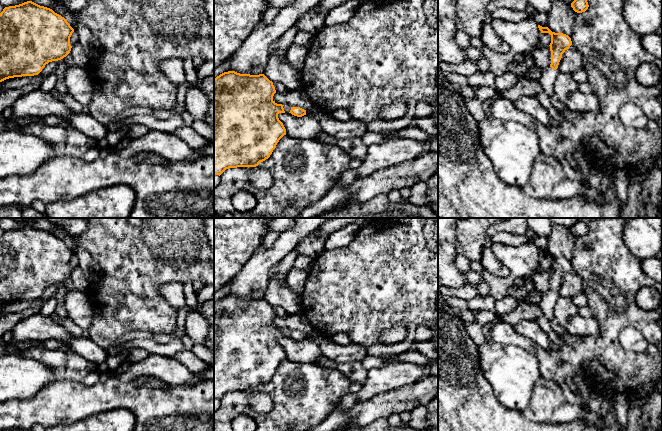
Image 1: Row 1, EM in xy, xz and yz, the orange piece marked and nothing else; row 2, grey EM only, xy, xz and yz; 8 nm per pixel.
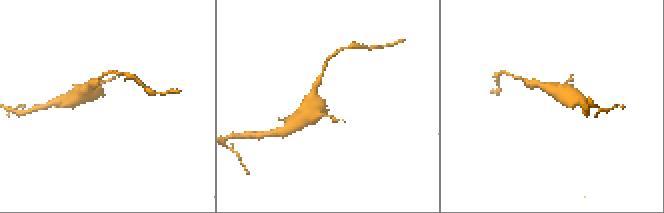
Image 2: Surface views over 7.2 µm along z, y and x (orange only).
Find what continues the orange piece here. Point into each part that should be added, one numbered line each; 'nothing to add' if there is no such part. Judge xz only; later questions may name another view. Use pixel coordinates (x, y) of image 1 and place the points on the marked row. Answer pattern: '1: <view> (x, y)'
nothing to add

